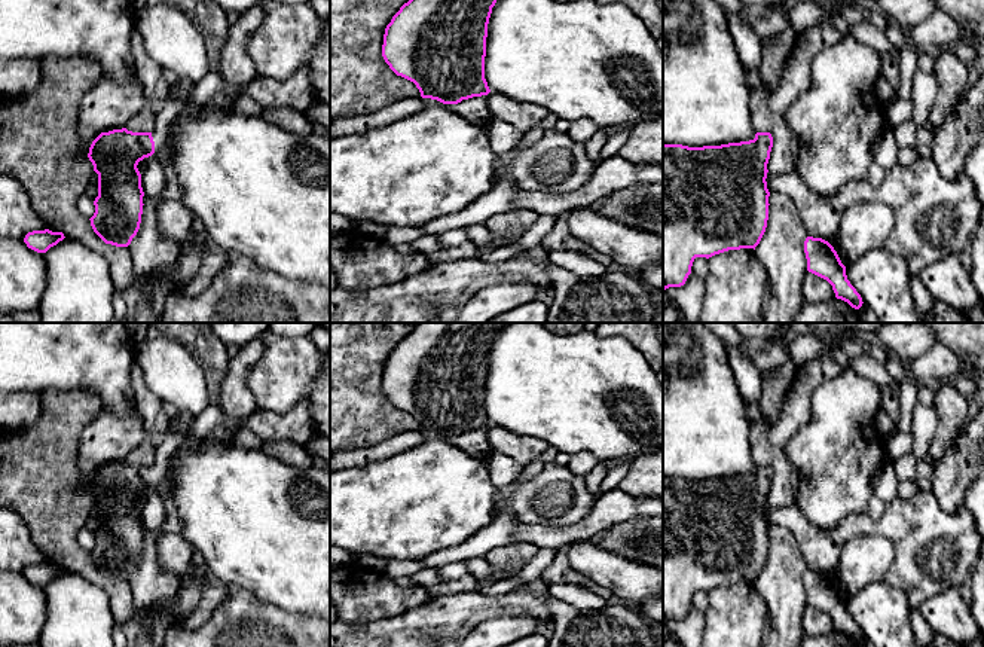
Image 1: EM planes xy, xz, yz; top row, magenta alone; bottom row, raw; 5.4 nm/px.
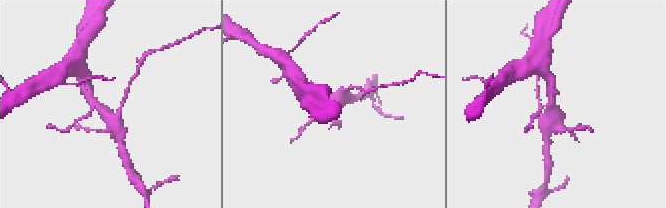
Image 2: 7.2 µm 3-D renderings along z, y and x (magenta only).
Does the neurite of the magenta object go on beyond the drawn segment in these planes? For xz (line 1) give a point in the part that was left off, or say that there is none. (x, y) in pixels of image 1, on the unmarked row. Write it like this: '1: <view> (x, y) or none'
1: none

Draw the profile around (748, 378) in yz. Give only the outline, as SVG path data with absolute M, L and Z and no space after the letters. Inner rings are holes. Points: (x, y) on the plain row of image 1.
M725 344L725 351L740 396L749 403L760 402L763 379L757 366L740 348Z

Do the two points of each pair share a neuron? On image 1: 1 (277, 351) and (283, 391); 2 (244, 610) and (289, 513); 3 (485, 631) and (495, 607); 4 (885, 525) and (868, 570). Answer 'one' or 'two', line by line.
1: one
2: two
3: two
4: two

